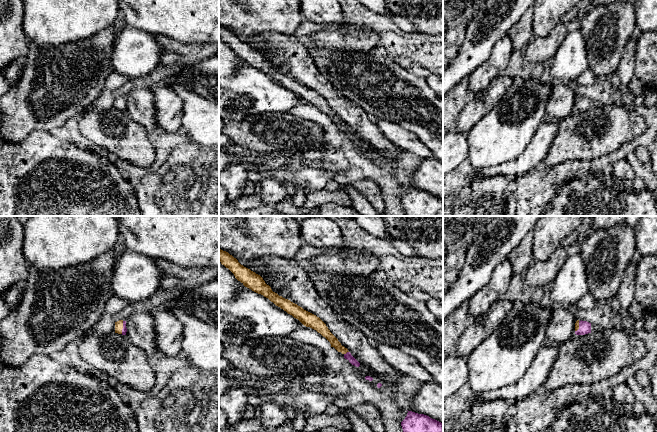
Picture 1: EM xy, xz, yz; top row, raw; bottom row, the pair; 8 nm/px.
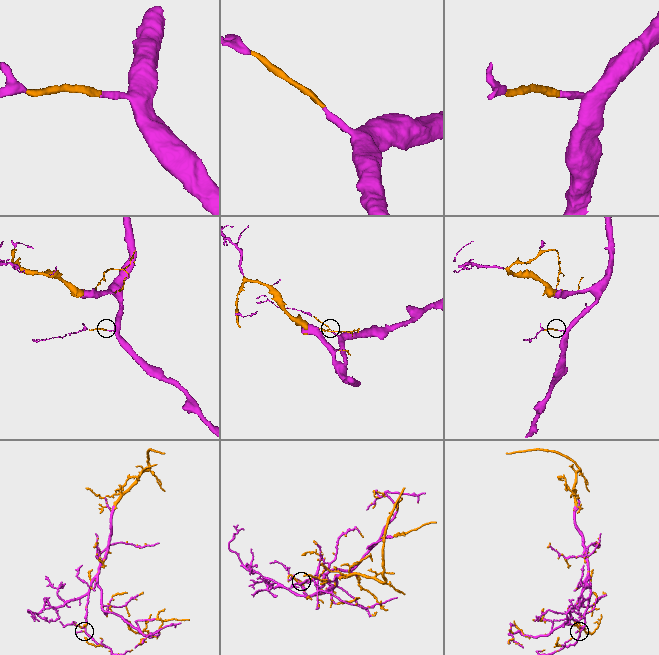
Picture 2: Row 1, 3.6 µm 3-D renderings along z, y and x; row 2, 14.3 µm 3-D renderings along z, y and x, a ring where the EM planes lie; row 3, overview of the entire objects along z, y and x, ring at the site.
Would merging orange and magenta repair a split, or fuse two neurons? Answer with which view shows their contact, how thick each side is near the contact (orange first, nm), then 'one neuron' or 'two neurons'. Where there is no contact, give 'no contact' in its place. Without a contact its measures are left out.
meets orange in xz; 80 nm thick on the orange side, 60 nm on the other; one neuron

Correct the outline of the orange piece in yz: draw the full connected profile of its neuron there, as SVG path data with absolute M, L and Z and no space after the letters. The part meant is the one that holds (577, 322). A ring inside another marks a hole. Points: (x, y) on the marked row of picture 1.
M577 320L575 323L575 334L576 335L585 335L591 333L591 323L587 321Z

